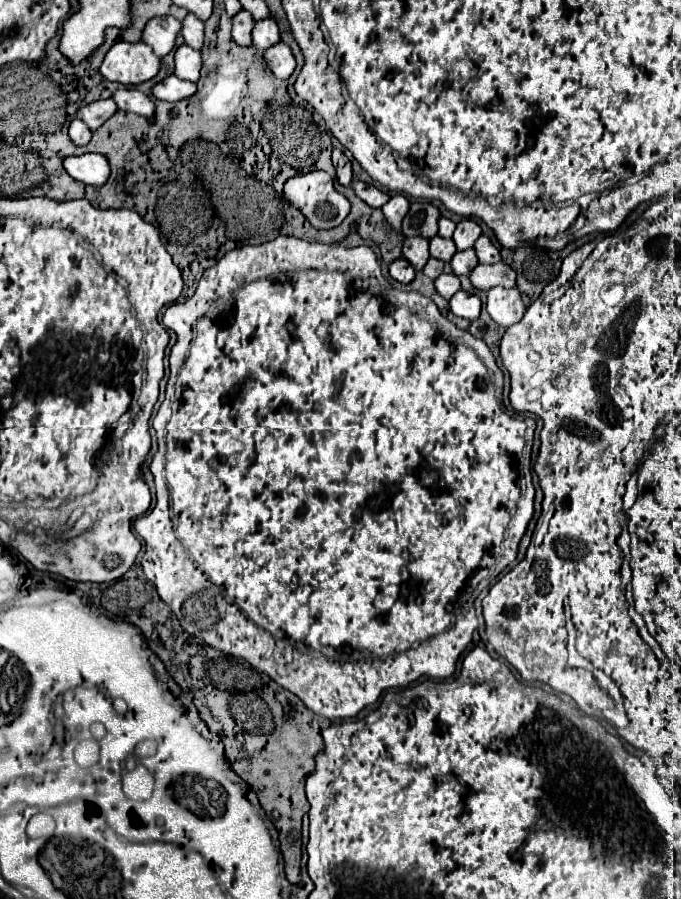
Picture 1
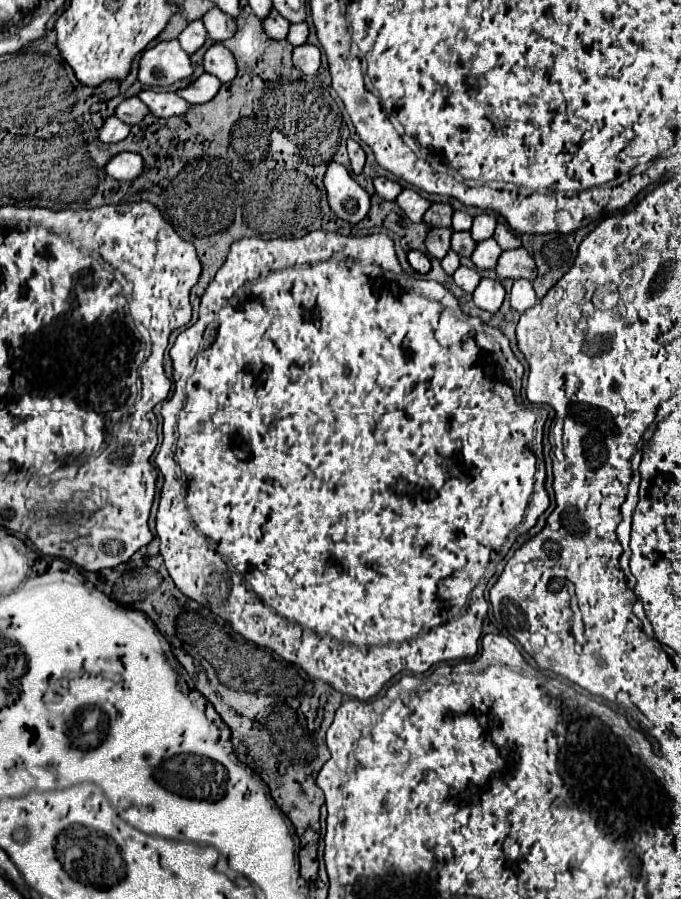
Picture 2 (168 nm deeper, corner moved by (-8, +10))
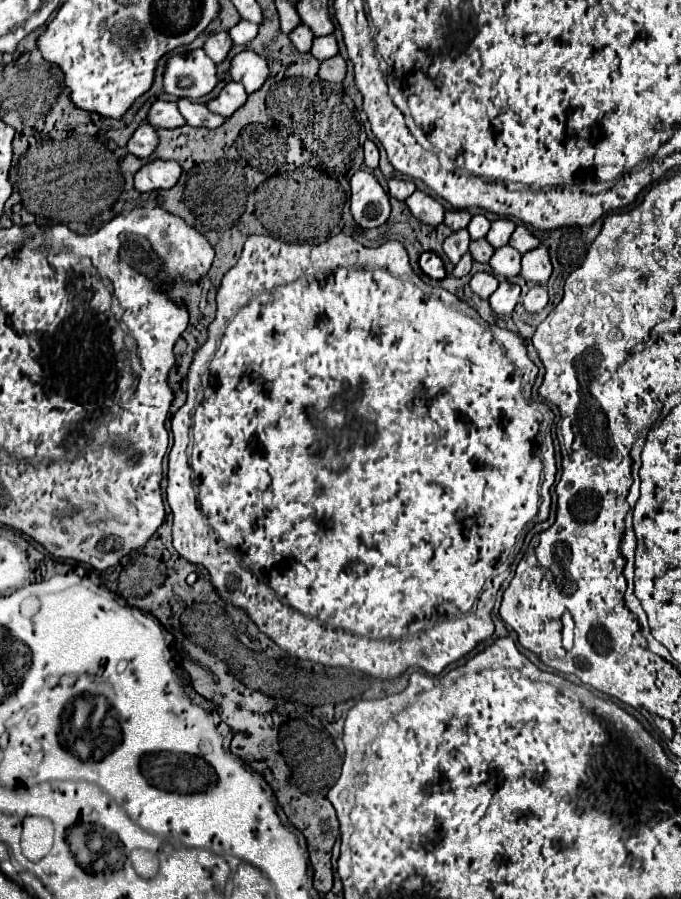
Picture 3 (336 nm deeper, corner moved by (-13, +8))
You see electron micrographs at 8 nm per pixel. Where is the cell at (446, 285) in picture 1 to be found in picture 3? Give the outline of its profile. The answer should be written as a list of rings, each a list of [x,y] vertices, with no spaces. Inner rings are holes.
[[[476,272],[470,280],[470,288],[474,294],[478,294],[480,298],[486,300],[498,288],[498,280],[496,280],[496,276],[492,276],[488,272]]]

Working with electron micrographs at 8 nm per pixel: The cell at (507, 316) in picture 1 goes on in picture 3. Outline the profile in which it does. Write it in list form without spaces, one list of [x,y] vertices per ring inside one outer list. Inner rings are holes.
[[[532,286],[528,294],[524,296],[524,310],[526,312],[540,312],[548,304],[548,292],[546,286]]]

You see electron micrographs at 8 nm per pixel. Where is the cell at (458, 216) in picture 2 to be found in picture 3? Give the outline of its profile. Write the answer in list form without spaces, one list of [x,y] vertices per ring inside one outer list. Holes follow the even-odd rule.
[[[476,214],[472,216],[470,224],[468,224],[468,232],[470,232],[470,238],[472,240],[478,240],[478,238],[484,238],[486,232],[490,230],[490,220],[482,214]]]

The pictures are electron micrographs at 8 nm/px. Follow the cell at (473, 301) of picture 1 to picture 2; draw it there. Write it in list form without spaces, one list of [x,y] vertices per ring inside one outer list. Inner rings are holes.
[[[483,278],[477,290],[473,292],[473,302],[487,310],[487,312],[497,312],[505,300],[505,288],[501,286],[499,280],[487,280]]]

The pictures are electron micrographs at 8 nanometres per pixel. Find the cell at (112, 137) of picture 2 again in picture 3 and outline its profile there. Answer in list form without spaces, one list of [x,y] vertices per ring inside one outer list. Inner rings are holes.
[[[140,124],[136,130],[134,130],[134,134],[128,138],[128,142],[126,142],[126,148],[128,148],[128,152],[130,154],[134,154],[134,156],[138,156],[138,158],[148,158],[150,154],[152,154],[152,150],[154,150],[154,144],[158,144],[156,142],[158,138],[156,138],[156,130],[150,126],[150,124]]]

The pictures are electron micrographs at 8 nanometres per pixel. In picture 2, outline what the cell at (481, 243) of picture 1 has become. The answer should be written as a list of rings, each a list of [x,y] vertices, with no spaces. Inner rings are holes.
[[[503,224],[497,226],[493,238],[499,242],[499,246],[501,246],[503,250],[511,250],[511,248],[519,248],[519,246],[521,246],[521,238],[515,236],[515,234],[513,234],[507,226],[503,226]]]

